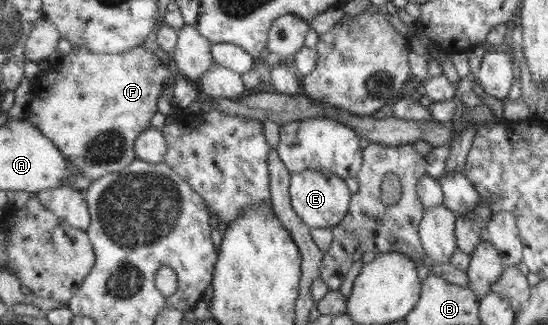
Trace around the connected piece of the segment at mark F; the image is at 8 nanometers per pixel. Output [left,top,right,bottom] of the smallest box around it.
[24,44,177,181]

